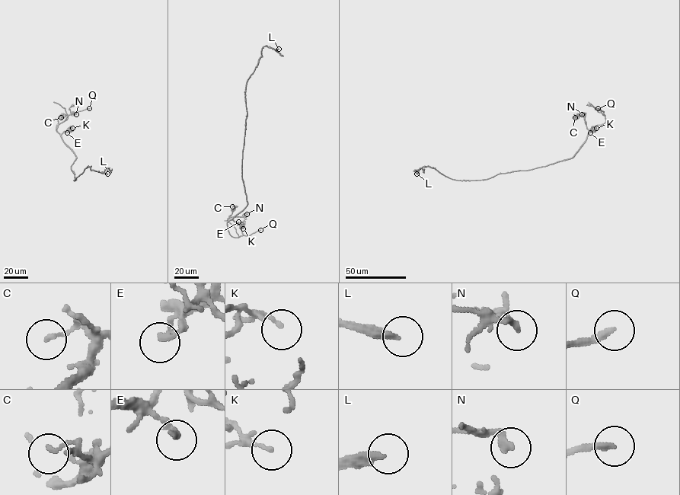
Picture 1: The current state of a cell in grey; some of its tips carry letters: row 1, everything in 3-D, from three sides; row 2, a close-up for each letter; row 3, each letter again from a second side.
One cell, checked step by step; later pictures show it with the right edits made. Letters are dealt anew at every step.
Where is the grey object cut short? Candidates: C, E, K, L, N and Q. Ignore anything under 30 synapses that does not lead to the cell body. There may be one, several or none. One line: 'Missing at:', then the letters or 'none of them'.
Missing at: L, Q

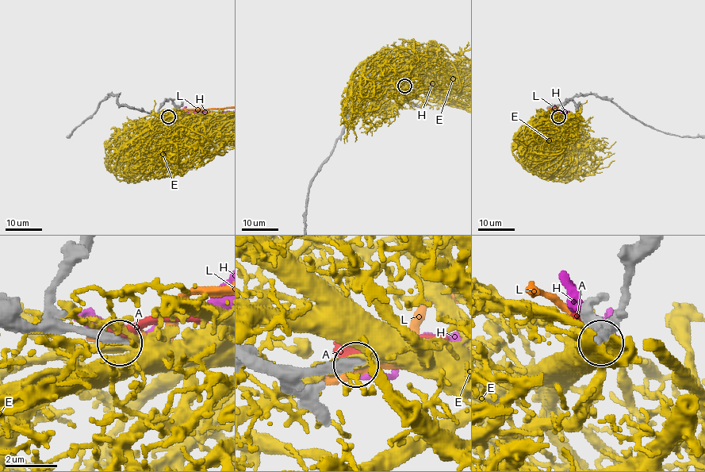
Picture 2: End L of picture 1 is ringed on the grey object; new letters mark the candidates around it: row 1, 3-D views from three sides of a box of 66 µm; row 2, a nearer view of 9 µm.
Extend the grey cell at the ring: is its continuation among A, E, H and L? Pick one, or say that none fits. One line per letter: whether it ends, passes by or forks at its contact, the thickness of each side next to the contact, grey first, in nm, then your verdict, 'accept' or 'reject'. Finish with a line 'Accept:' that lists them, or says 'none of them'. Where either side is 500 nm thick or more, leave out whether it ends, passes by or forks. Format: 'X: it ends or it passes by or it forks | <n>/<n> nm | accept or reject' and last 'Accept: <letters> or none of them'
A: 440/550 nm | reject
E: it passes by | 440/400 nm | reject
H: it ends | 480/480 nm | reject
L: it passes by | 440/400 nm | reject
Accept: none of them

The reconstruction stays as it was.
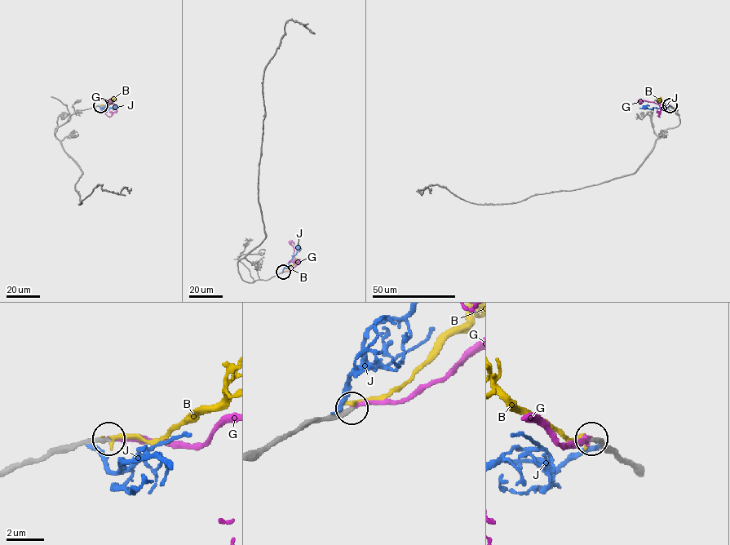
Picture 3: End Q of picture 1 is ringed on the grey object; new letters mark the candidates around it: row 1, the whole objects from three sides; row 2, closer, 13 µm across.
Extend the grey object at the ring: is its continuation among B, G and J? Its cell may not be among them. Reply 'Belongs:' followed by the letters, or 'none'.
Belongs: G

